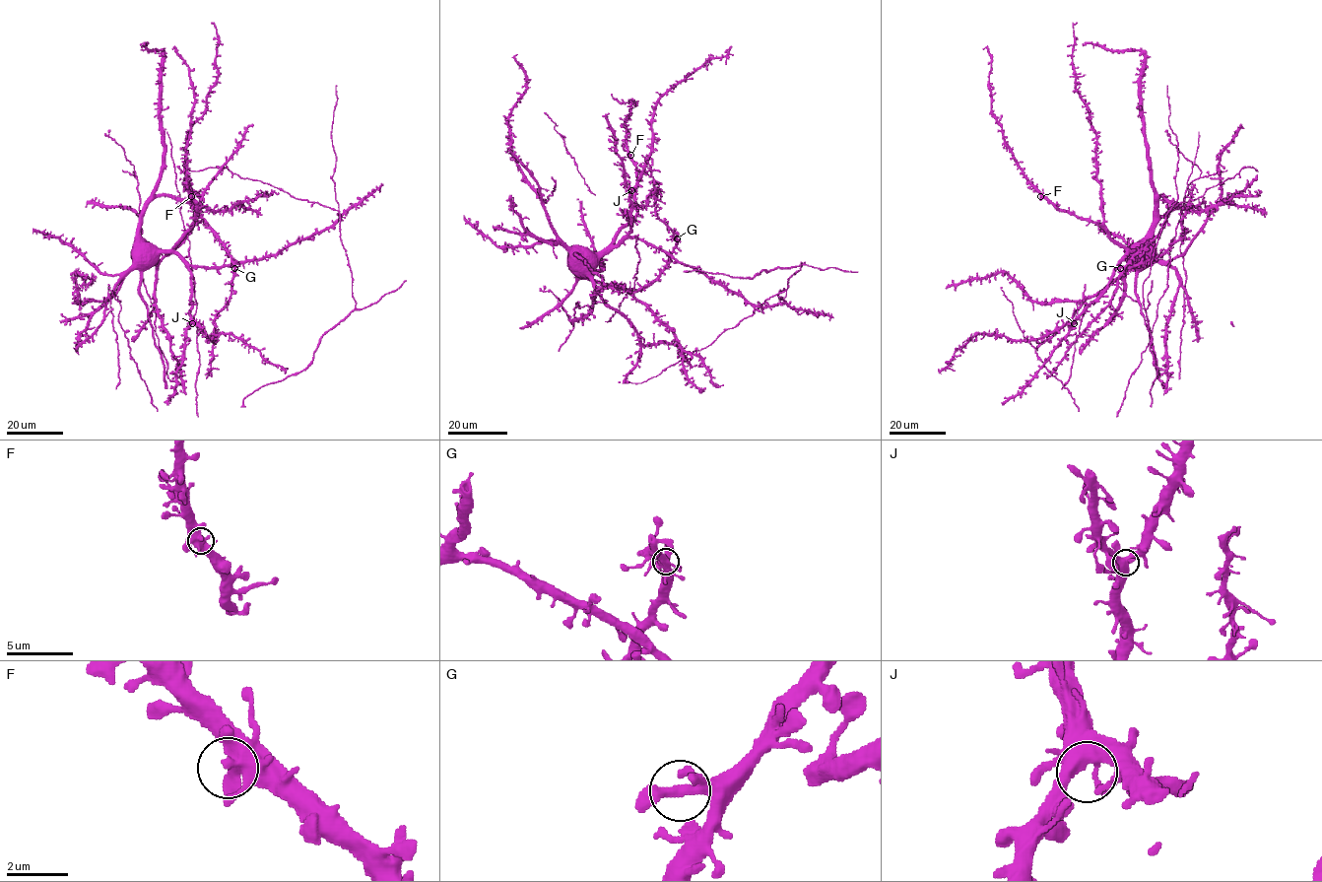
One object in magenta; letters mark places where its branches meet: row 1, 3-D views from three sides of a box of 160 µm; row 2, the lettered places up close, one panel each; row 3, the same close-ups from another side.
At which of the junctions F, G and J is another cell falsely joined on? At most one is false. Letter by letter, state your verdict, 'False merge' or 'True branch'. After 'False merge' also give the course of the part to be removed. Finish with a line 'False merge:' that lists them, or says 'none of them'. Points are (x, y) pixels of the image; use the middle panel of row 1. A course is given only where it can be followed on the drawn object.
F: True branch
G: True branch
J: True branch
False merge: none of them

